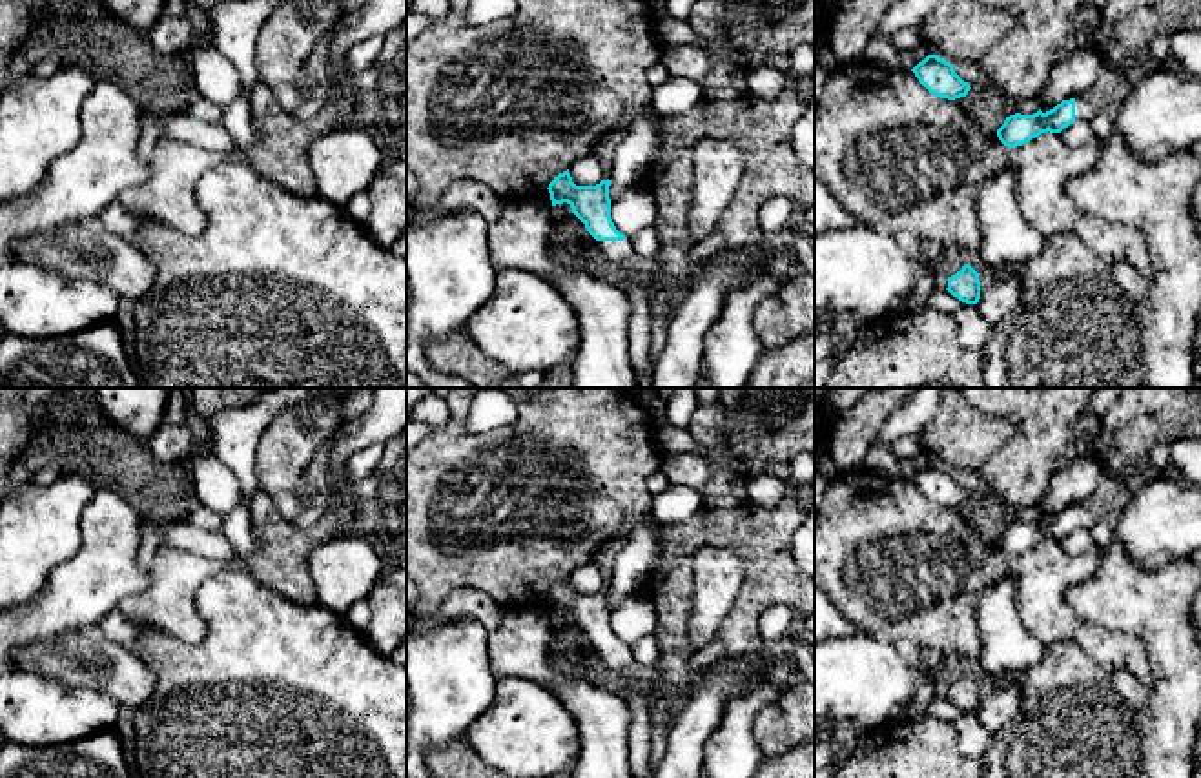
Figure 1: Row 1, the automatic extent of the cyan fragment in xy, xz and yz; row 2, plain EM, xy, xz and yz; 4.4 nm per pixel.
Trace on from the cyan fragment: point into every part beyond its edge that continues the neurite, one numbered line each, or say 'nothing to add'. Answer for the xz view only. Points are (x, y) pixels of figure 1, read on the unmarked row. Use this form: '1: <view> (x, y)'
1: xz (622, 660)

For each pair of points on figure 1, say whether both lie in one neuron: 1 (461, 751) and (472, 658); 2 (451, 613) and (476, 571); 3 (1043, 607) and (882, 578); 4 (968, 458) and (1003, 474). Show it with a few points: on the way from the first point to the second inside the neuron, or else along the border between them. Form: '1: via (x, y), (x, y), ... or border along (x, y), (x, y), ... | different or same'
1: border along (465, 738), (436, 749), (427, 758) | different
2: border along (505, 605), (480, 591), (456, 589), (431, 614) | different
3: via (1010, 567), (924, 569) | same
4: border along (1014, 436), (977, 470) | different

